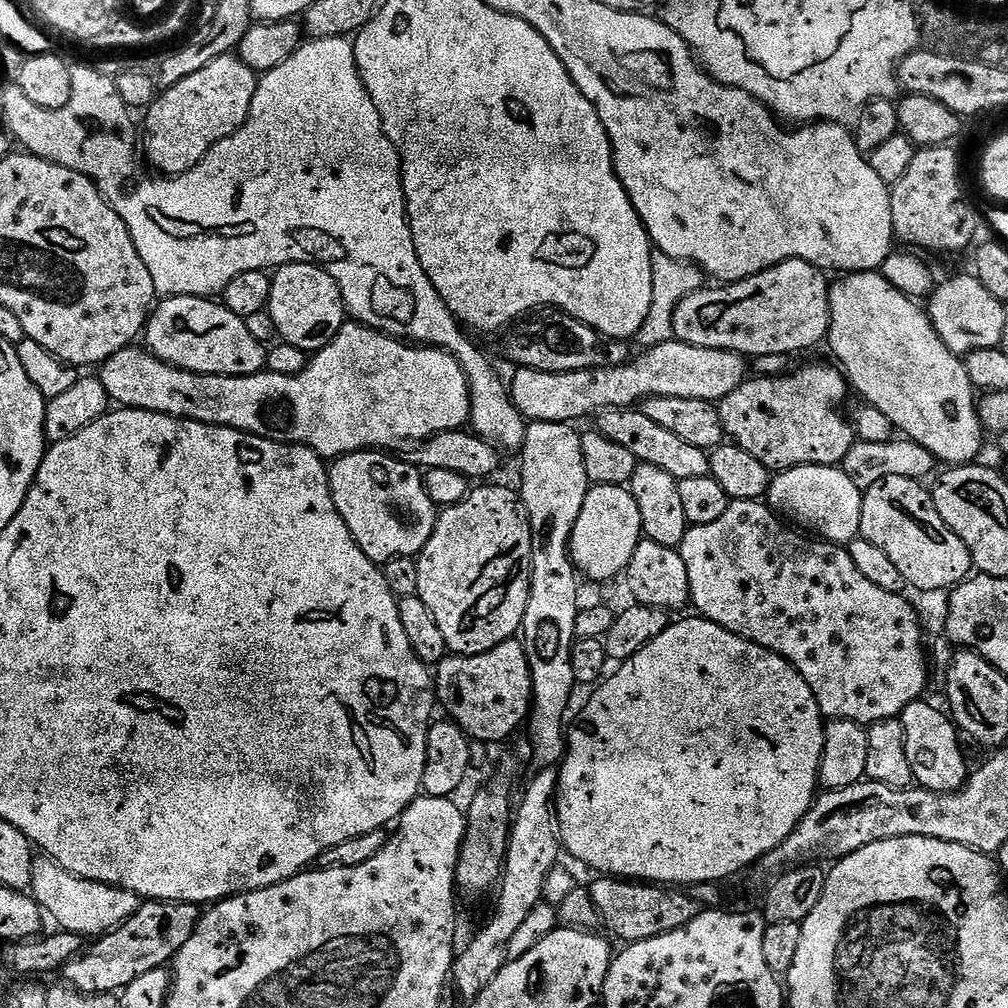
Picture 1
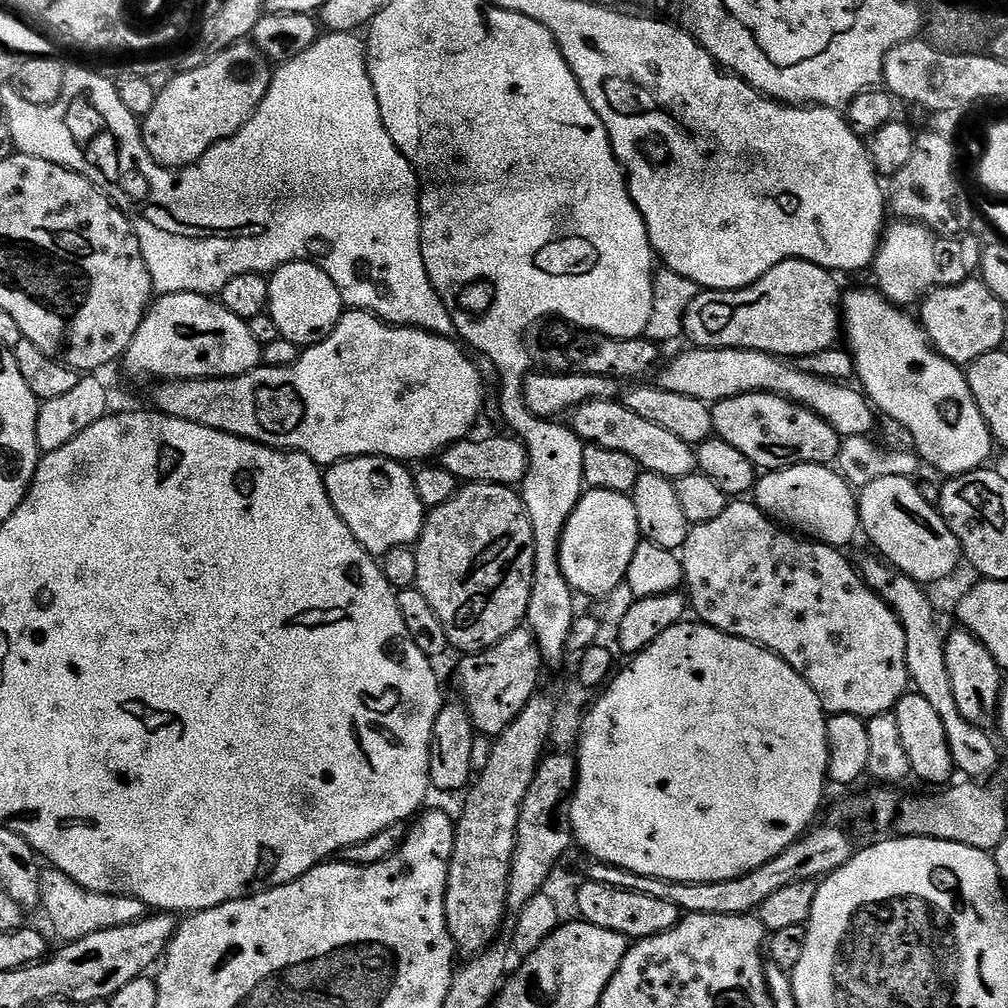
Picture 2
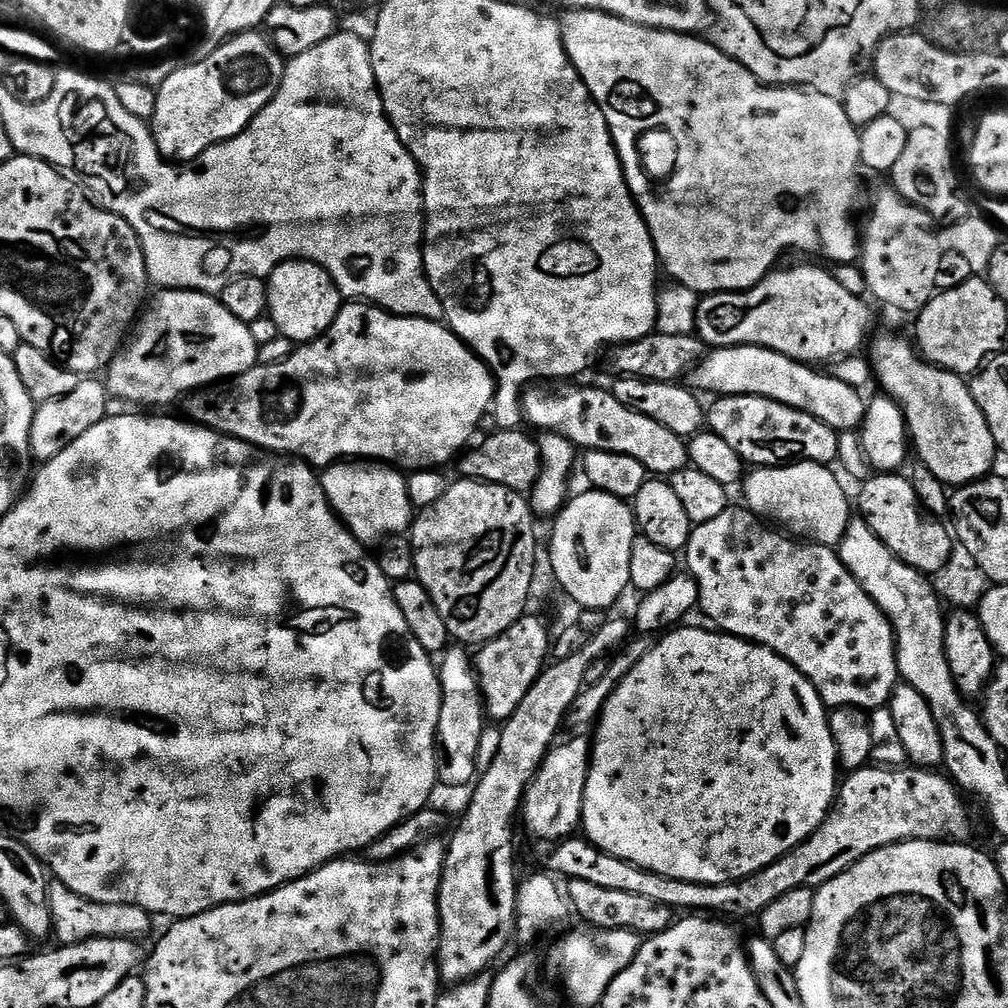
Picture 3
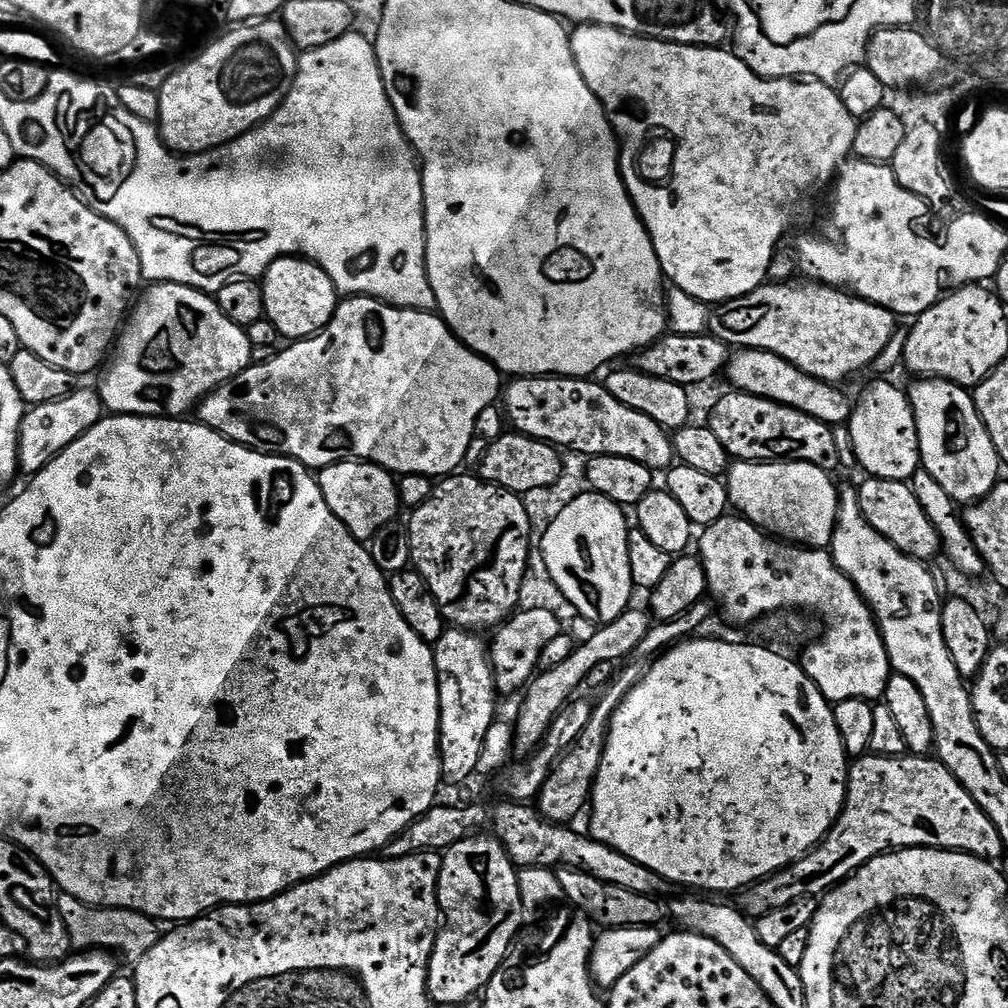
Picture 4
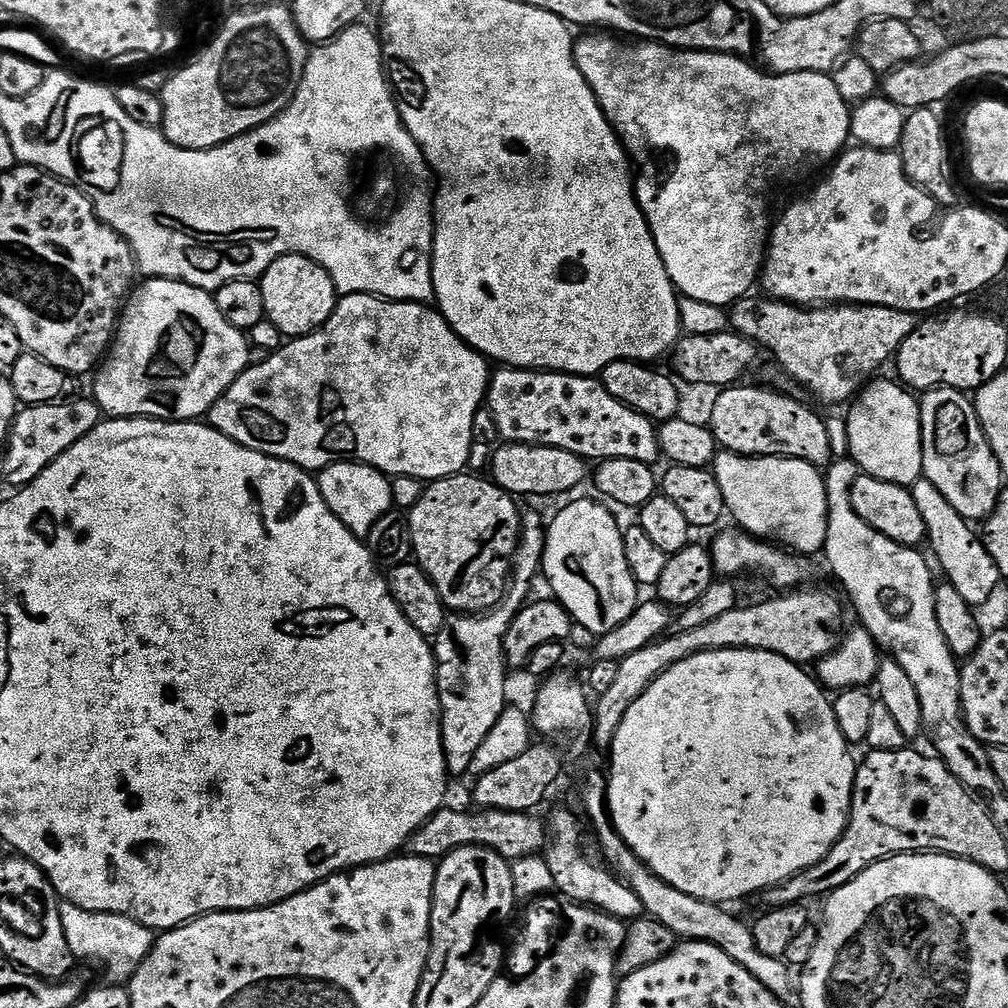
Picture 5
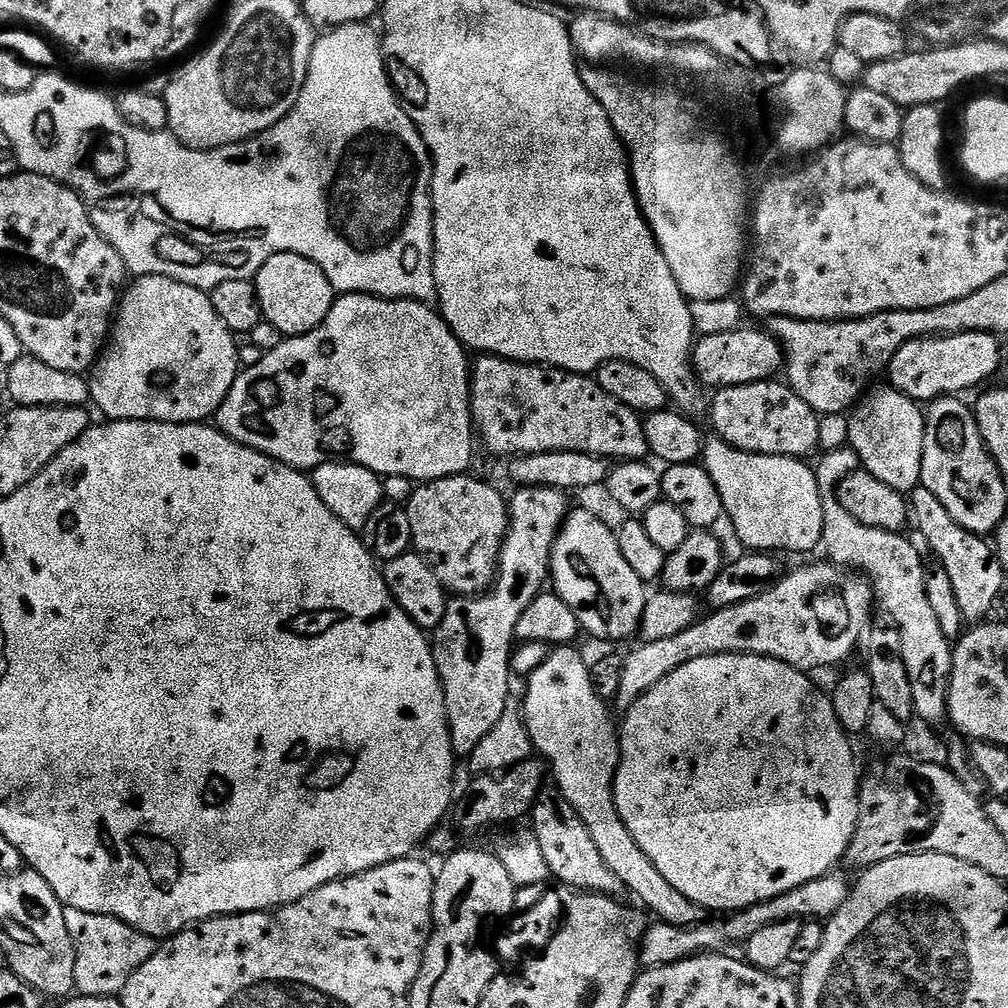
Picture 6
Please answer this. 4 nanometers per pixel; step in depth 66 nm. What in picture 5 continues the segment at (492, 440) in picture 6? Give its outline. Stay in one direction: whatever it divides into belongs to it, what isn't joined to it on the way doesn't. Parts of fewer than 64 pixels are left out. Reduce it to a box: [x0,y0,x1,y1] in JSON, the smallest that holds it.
[486,367,662,465]

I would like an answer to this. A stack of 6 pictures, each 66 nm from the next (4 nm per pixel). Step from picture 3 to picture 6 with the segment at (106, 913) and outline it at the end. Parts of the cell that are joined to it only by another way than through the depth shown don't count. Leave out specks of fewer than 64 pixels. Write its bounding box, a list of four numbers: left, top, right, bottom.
[64,909,158,996]

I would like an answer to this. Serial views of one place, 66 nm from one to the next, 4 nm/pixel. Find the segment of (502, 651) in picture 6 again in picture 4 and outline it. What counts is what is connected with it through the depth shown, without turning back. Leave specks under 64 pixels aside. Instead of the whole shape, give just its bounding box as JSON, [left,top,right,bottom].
[434,626,498,784]

